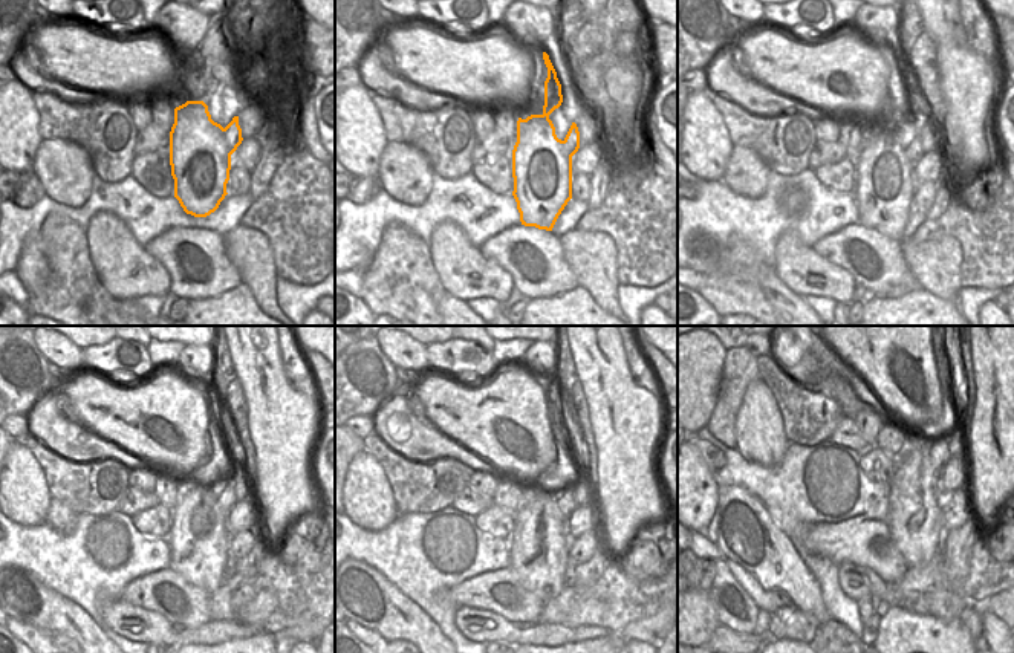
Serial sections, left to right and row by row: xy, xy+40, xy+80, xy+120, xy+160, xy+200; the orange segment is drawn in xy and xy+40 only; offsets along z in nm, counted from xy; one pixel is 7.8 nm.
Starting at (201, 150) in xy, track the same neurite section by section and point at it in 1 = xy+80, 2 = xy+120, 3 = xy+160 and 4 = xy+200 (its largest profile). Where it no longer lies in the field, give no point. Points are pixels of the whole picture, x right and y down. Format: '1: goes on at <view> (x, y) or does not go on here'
1: goes on at xy+80 (884, 191)
2: goes on at xy+120 (198, 539)
3: goes on at xy+160 (540, 539)
4: goes on at xy+200 (889, 548)

